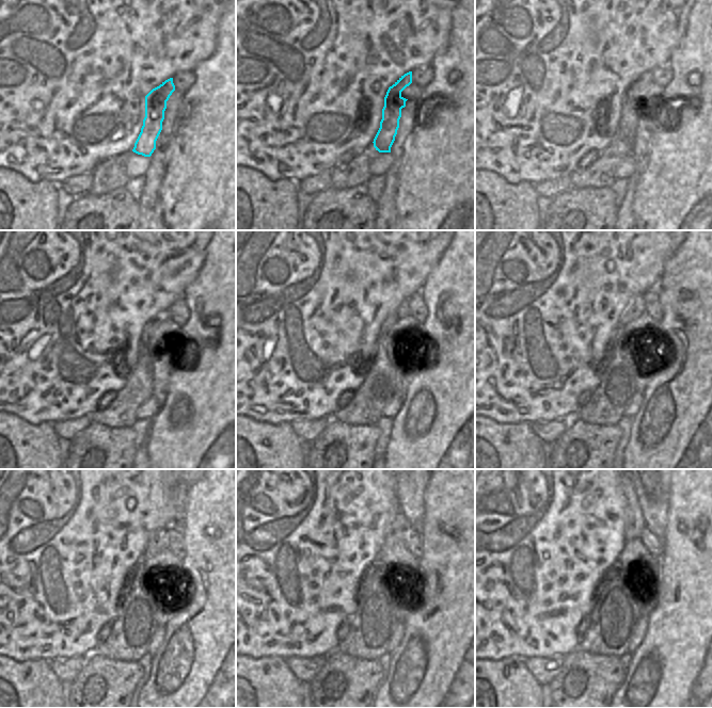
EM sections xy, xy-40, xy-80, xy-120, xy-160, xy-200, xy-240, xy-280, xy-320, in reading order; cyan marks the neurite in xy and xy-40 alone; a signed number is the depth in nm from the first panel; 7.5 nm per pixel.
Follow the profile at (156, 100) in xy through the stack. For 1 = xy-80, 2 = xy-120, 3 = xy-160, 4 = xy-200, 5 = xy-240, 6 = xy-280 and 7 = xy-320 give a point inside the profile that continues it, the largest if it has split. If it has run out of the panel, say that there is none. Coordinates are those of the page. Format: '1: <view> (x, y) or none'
1: xy-80 (633, 102)
2: xy-120 (163, 315)
3: xy-160 (401, 311)
4: xy-200 (635, 307)
5: xy-240 (157, 541)
6: xy-280 (395, 531)
7: xy-320 (634, 523)

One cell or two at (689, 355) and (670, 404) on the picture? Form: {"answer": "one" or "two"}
{"answer": "one"}

